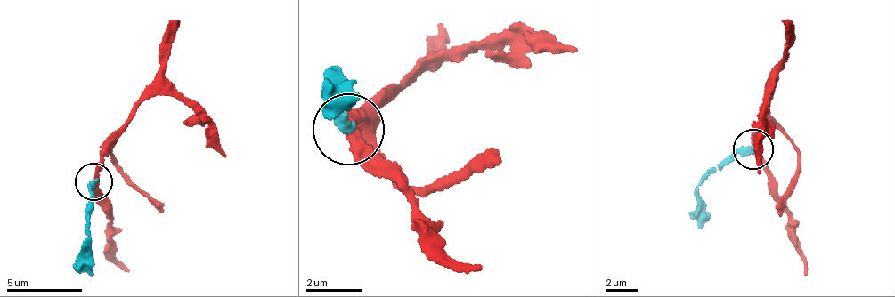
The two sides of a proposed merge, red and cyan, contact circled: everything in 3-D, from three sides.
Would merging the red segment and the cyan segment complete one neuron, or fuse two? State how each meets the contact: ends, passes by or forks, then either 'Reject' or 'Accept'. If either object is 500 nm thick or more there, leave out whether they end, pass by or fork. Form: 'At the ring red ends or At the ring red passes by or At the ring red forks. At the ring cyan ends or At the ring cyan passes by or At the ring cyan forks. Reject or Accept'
At the ring red passes by. At the ring cyan ends. Accept

